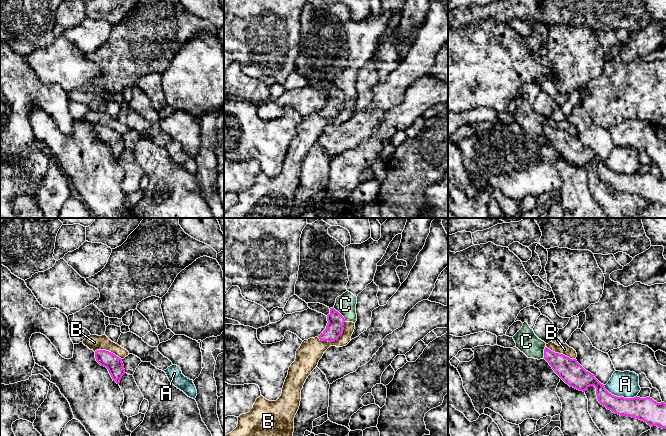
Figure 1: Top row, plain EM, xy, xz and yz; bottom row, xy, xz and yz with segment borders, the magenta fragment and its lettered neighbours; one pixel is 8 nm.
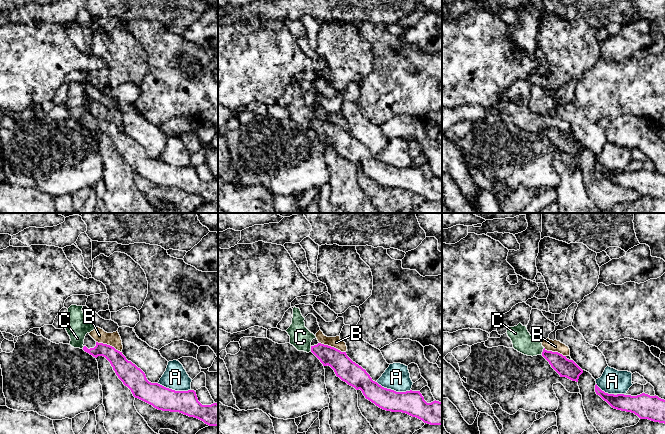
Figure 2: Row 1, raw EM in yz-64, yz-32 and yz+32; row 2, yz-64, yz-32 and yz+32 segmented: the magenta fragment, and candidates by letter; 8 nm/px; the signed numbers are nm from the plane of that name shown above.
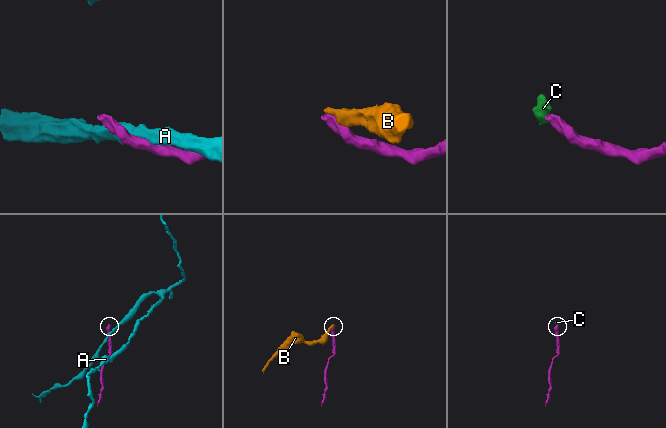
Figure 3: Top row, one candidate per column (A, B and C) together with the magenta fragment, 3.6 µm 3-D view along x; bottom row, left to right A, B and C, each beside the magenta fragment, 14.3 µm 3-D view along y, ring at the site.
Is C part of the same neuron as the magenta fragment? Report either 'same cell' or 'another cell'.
another cell

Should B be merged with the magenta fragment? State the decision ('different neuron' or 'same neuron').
different neuron

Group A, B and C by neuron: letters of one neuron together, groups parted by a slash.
A / B C

